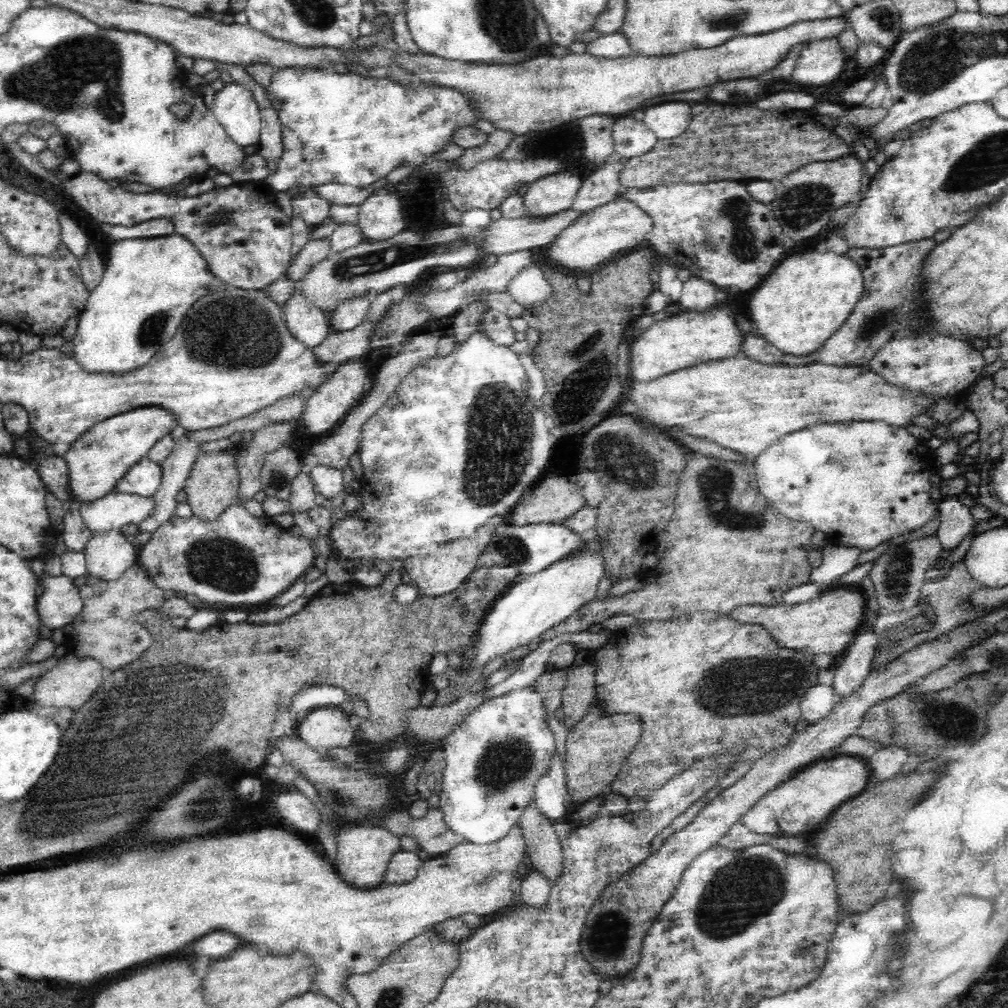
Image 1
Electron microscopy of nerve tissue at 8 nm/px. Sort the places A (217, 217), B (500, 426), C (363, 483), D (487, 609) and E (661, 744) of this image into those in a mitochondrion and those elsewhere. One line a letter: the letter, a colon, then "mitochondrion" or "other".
A: mitochondrion
B: mitochondrion
C: other
D: other
E: other

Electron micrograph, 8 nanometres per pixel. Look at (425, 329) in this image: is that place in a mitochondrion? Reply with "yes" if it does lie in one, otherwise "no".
no

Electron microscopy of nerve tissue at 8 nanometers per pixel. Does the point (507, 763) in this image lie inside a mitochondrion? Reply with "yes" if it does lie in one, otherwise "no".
yes

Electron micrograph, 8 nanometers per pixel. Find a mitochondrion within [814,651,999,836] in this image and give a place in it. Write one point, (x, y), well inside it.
(937, 716)

